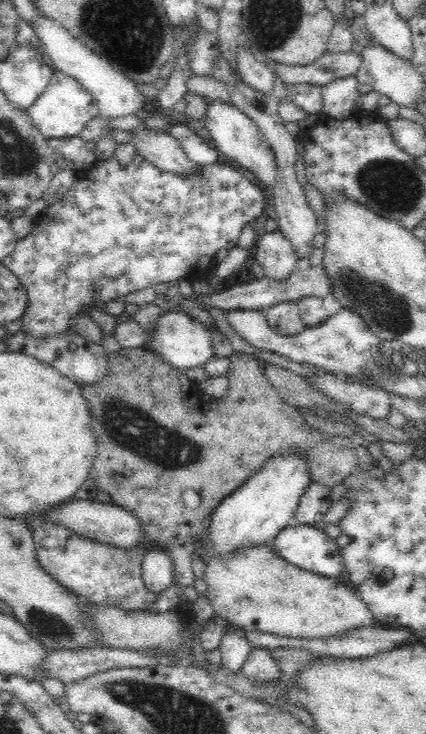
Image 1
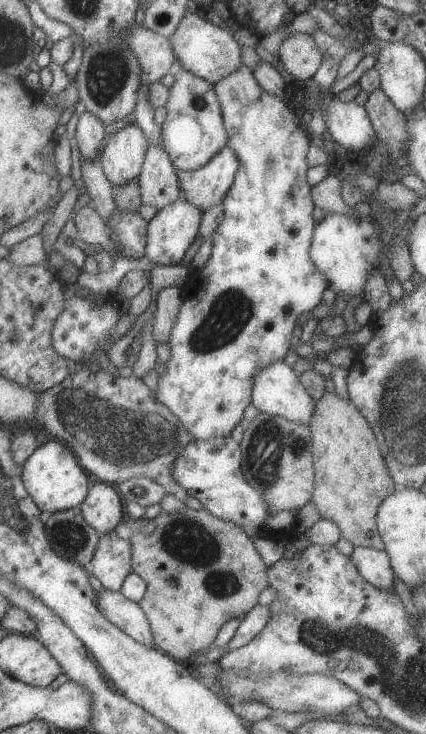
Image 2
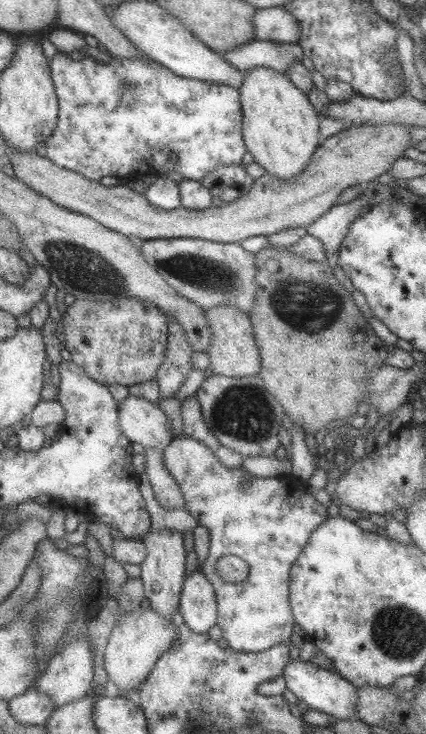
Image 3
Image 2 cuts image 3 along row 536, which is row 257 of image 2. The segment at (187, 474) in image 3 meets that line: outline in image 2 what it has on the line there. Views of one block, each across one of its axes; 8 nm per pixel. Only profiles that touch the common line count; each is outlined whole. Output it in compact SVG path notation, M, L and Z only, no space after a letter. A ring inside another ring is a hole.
M245 66L235 68L223 80L213 84L213 92L215 92L215 96L219 100L219 106L221 106L223 128L225 128L225 134L227 134L227 146L235 152L235 156L239 160L239 168L237 168L237 174L235 174L235 180L233 180L231 188L225 192L225 198L223 198L223 220L217 224L217 228L213 232L209 260L197 272L197 278L193 278L195 294L189 294L185 298L185 302L181 302L177 318L173 322L173 328L169 332L169 340L165 342L165 346L169 348L169 360L165 362L163 374L157 376L157 388L153 392L155 400L159 404L163 404L165 408L169 408L169 412L183 424L183 428L193 436L193 440L209 440L209 438L229 436L235 430L235 426L239 426L243 422L243 410L251 404L249 394L251 394L251 388L253 388L253 376L263 366L269 366L275 360L285 360L285 356L289 354L289 348L291 348L291 336L293 336L295 324L303 322L307 312L311 312L313 308L323 304L323 300L321 300L323 292L329 288L327 278L313 266L313 262L309 258L309 244L311 244L311 236L313 236L313 230L315 230L317 222L311 216L311 212L315 210L315 204L311 200L311 186L307 184L309 166L305 162L305 156L307 156L307 148L311 146L313 140L307 136L305 128L299 126L293 112L287 108L287 100L281 100L279 96L269 96L265 90L261 90L259 84L253 78L253 72L249 72L249 68L245 68Z

